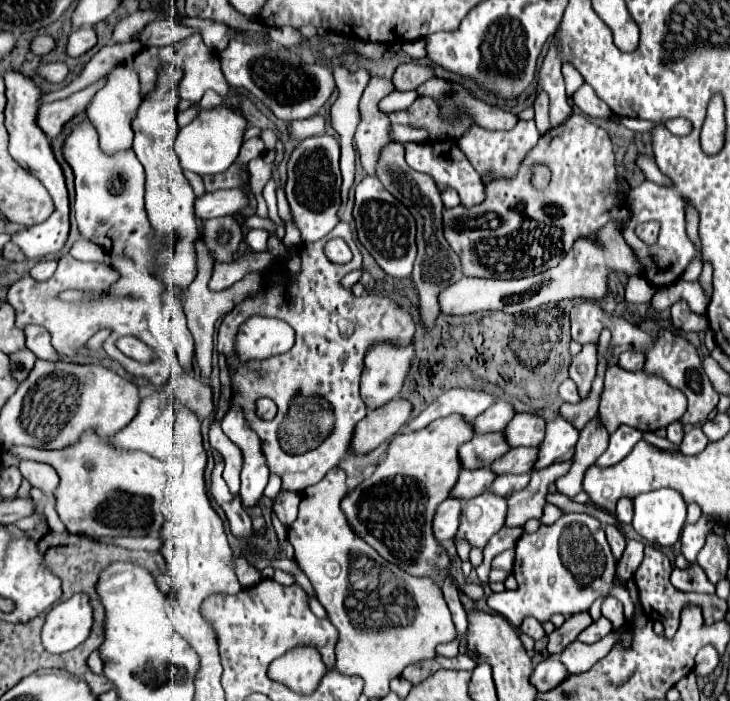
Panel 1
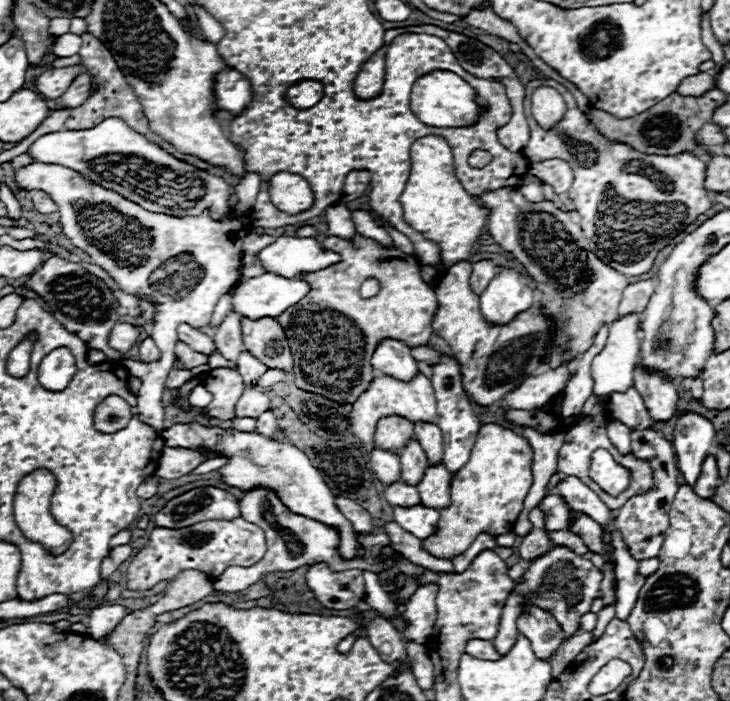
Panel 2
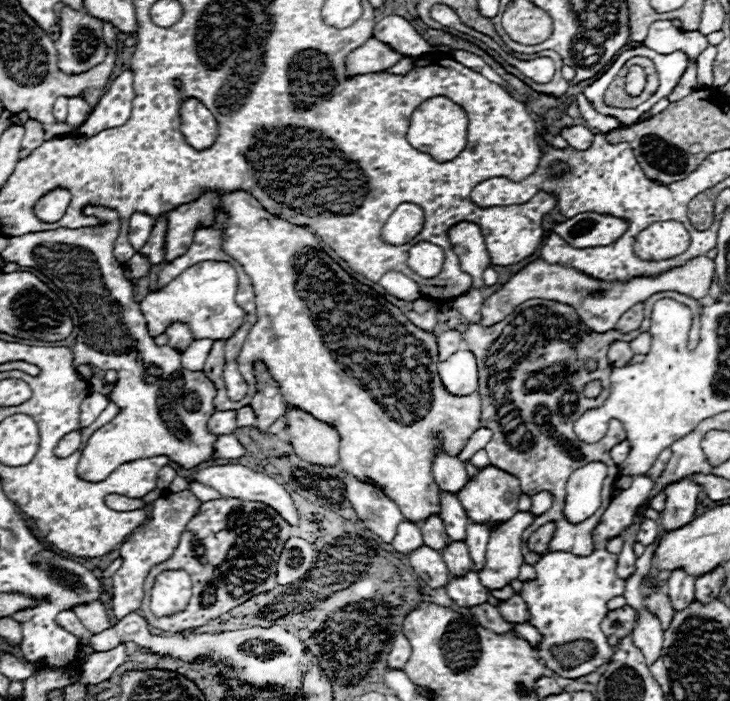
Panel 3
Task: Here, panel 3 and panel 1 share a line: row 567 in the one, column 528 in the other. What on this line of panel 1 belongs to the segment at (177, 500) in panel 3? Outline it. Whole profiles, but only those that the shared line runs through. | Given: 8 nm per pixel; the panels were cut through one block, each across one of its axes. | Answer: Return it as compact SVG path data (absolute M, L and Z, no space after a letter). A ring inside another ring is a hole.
M534 120L518 122L512 130L486 130L482 126L474 126L466 132L466 136L462 136L458 140L458 146L480 176L490 174L492 180L500 180L500 178L514 178L516 176L518 164L538 144L540 136L542 134L538 134Z

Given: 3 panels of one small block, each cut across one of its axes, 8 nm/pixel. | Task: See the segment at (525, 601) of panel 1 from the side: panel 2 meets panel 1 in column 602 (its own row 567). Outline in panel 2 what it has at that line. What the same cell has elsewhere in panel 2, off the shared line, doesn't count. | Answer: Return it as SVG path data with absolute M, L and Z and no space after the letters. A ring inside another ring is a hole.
M552 548L546 556L538 558L524 574L524 582L518 584L510 598L508 604L502 610L502 620L500 620L500 628L496 638L492 640L496 652L500 654L508 654L508 650L514 646L516 642L516 616L520 614L520 600L528 598L534 604L548 608L554 618L558 620L558 624L562 626L562 630L566 632L566 638L570 638L580 624L580 618L590 612L590 604L594 598L600 596L600 582L602 582L602 572L584 556L576 556L574 552L566 550L566 548ZM560 570L570 570L570 572L560 572Z

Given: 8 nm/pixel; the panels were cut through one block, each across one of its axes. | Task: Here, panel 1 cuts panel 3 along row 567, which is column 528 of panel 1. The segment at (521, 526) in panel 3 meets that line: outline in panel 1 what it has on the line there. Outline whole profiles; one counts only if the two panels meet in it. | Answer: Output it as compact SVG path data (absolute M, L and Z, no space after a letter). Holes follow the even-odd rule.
M566 460L548 468L534 470L530 484L508 496L506 526L524 526L530 518L542 518L550 484L562 478L570 470L570 464L572 460Z

